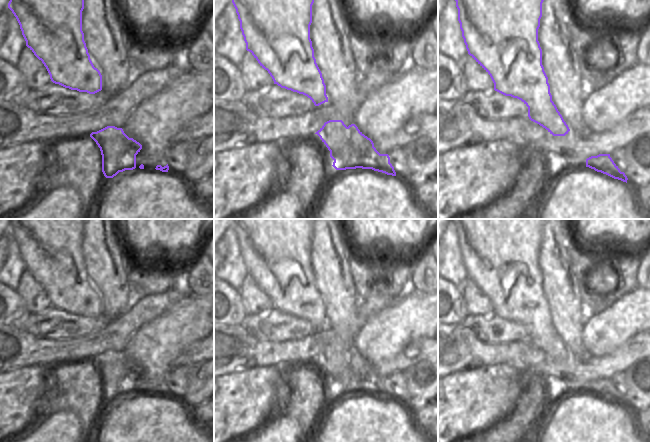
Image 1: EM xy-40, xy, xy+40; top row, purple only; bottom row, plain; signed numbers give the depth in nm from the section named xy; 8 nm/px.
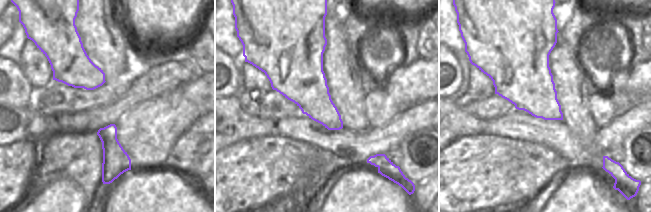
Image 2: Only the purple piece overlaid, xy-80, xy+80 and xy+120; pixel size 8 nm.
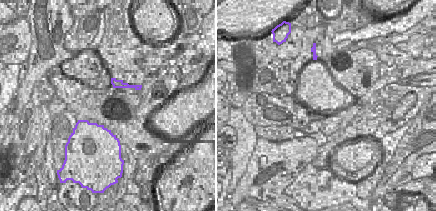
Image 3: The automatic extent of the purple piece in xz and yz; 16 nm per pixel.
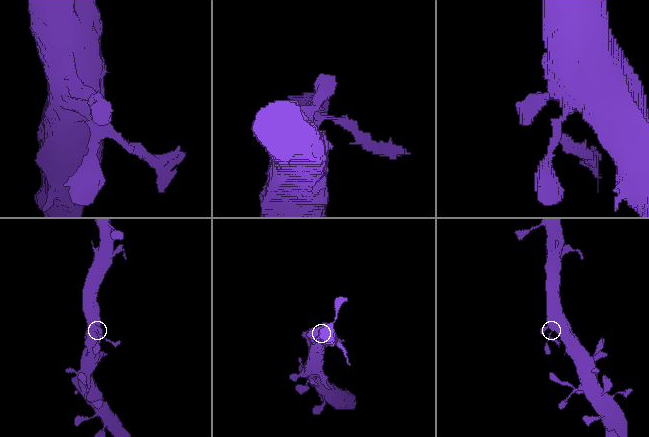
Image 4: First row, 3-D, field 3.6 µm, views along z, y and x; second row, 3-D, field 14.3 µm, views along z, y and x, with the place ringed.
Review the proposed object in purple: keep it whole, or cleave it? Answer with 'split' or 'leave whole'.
split

